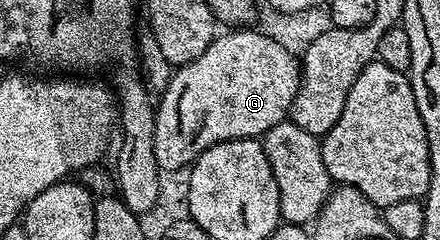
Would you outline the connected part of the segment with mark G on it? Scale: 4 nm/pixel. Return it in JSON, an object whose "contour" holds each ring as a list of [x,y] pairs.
{"contour":[[[239,27],[223,32],[211,42],[205,55],[197,55],[193,63],[180,65],[172,72],[169,87],[165,87],[158,98],[153,151],[157,155],[160,170],[186,170],[204,151],[217,143],[246,137],[259,139],[269,131],[269,127],[288,120],[301,80],[300,58],[281,47],[280,43],[267,38],[258,28]]]}

